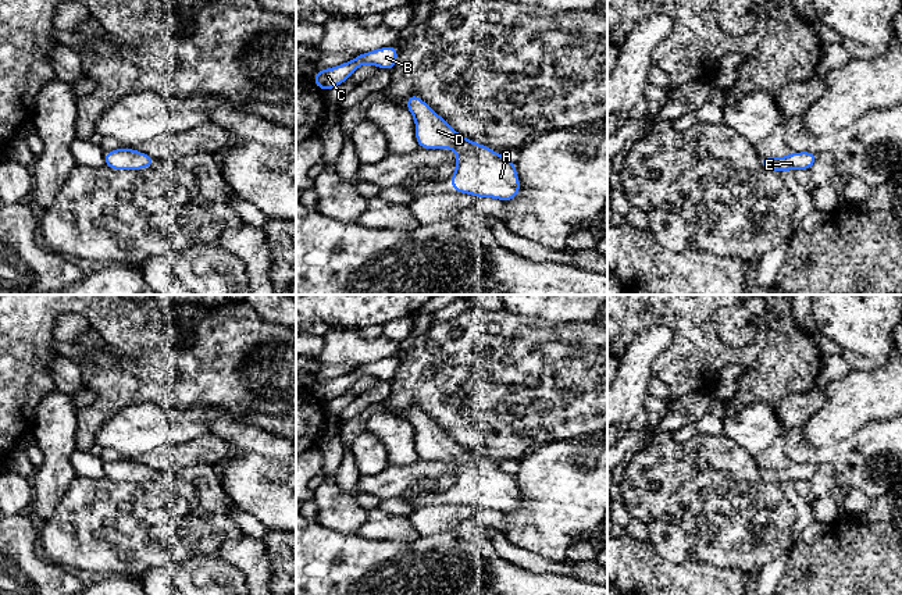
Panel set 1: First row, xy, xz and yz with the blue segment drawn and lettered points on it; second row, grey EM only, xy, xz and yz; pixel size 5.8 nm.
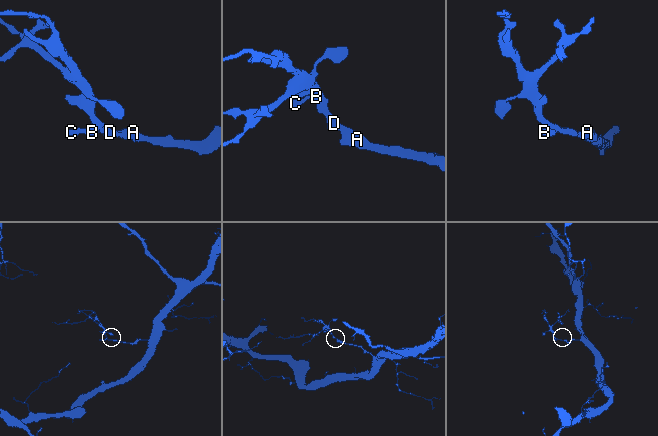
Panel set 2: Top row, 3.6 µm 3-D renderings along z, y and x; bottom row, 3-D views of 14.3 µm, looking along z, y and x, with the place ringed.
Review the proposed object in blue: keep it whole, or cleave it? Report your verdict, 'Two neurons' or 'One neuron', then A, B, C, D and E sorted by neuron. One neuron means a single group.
One neuron. Groups: A B C D E

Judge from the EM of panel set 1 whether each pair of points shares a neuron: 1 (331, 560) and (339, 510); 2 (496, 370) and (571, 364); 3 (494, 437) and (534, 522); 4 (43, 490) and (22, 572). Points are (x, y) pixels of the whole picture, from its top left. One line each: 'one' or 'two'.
1: two
2: one
3: two
4: one

